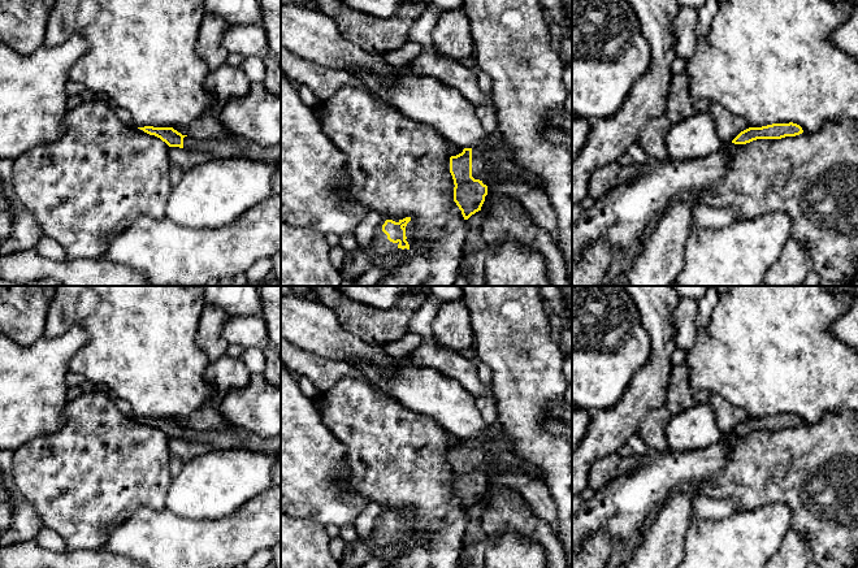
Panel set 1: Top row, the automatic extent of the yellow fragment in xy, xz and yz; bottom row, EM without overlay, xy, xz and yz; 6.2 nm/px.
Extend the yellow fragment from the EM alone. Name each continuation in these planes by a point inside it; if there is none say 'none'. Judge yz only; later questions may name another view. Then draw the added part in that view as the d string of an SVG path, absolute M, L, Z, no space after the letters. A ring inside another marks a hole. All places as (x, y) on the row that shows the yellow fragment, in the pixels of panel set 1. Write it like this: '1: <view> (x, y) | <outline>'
none

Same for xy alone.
1: xy (232, 146) | M234 135L214 140L185 136L183 148L209 153L212 159L246 157L265 162L278 162L281 159L281 144L263 147Z

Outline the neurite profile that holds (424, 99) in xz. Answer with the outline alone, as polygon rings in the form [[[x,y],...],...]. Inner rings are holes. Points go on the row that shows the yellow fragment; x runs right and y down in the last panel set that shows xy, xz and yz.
[[[408,64],[393,69],[395,78],[391,83],[384,83],[368,70],[348,71],[402,114],[430,125],[447,142],[462,148],[485,143],[488,134],[481,126],[476,107],[460,92],[432,77],[413,74]]]

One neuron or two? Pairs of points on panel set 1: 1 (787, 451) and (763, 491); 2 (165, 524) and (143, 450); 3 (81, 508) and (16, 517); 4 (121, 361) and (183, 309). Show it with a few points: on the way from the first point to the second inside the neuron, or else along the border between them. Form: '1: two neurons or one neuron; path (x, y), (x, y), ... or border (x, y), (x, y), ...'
1: one neuron; path (780, 462), (763, 481)
2: two neurons; border (165, 506), (159, 508), (139, 507), (130, 515)
3: two neurons; border (18, 491), (30, 503), (44, 525)
4: one neuron; path (137, 346), (168, 315)

